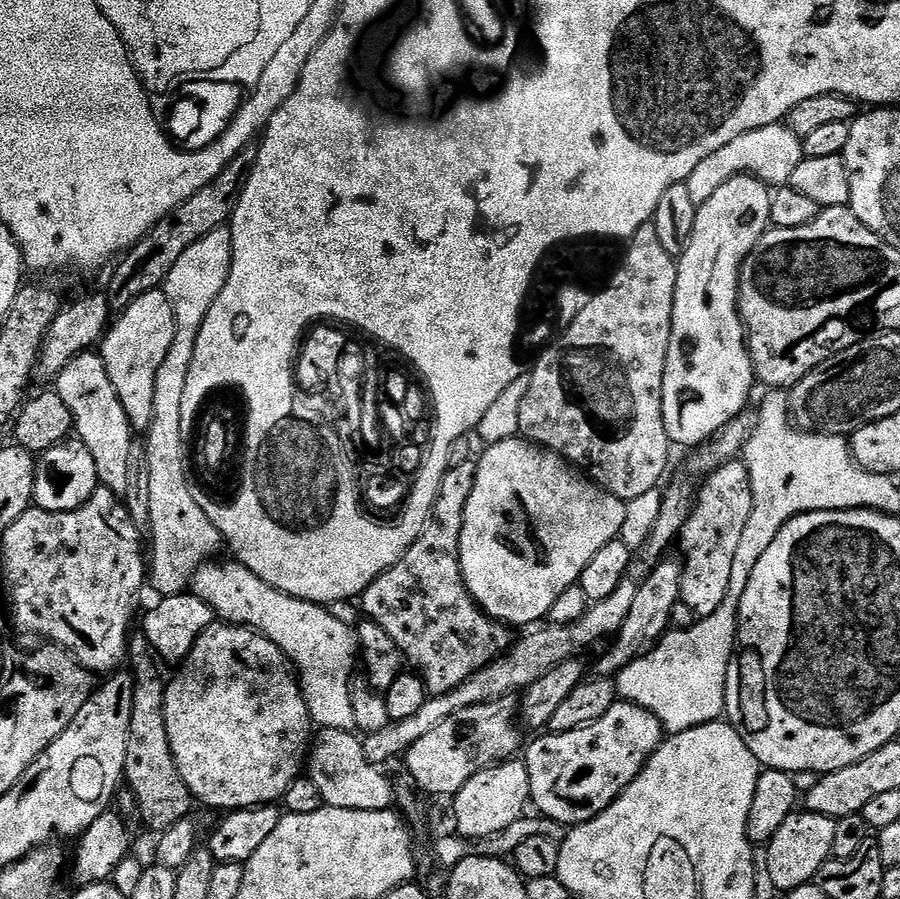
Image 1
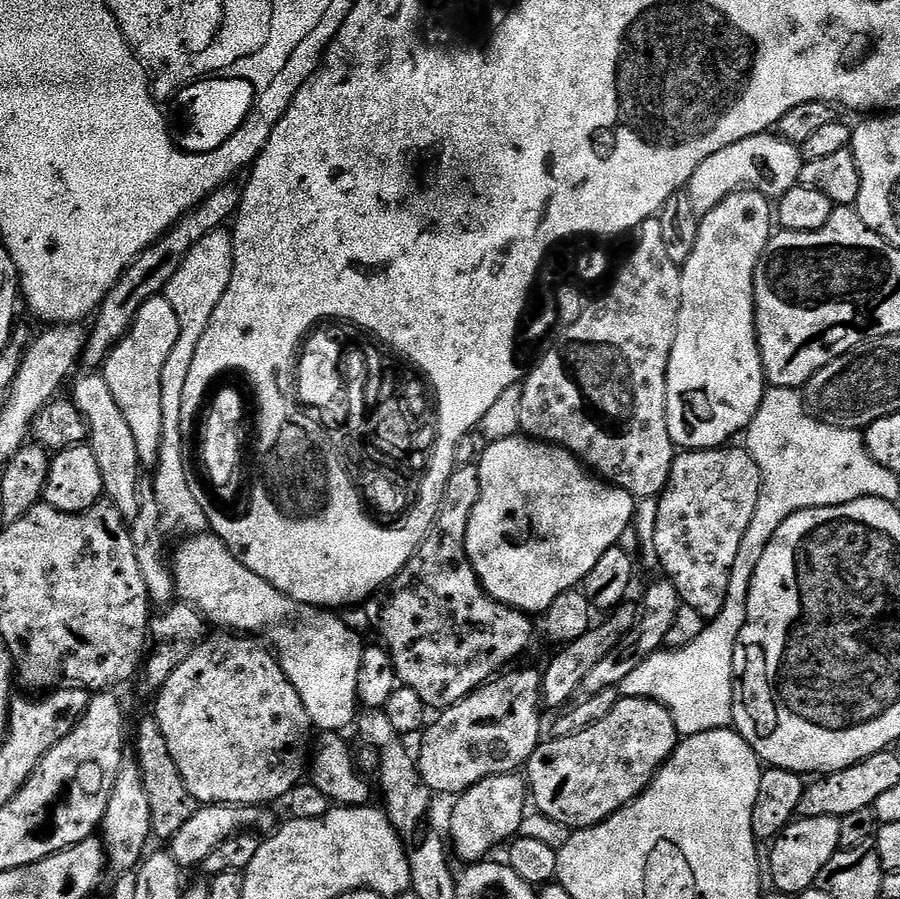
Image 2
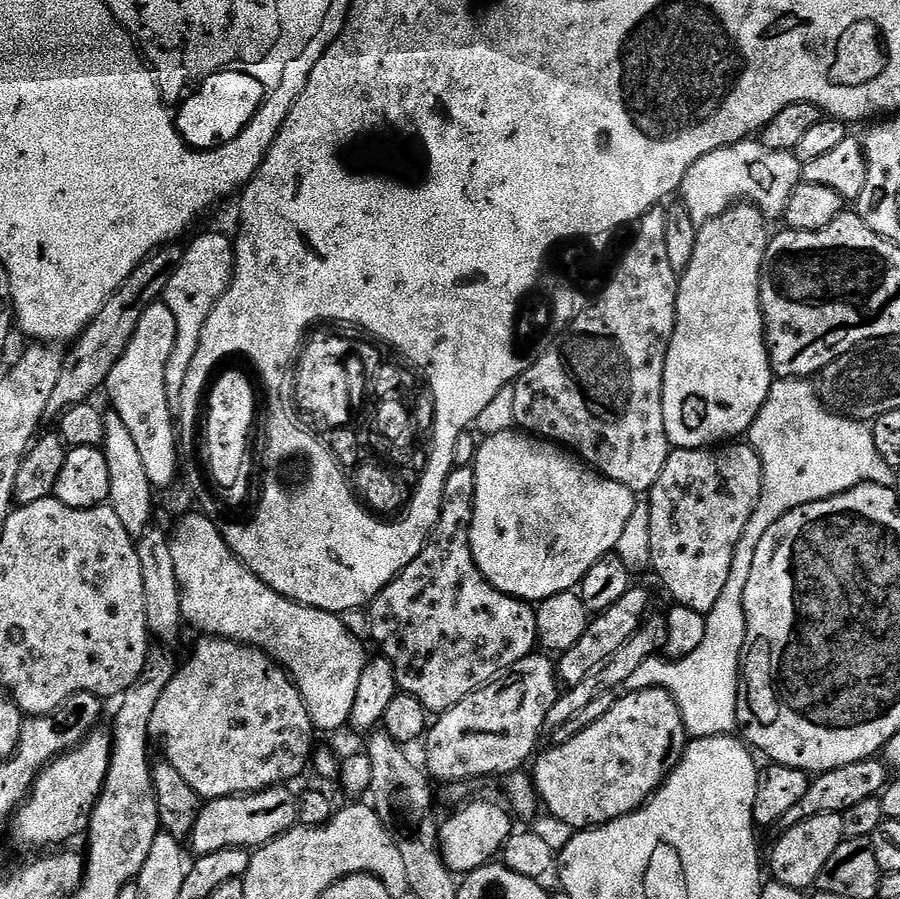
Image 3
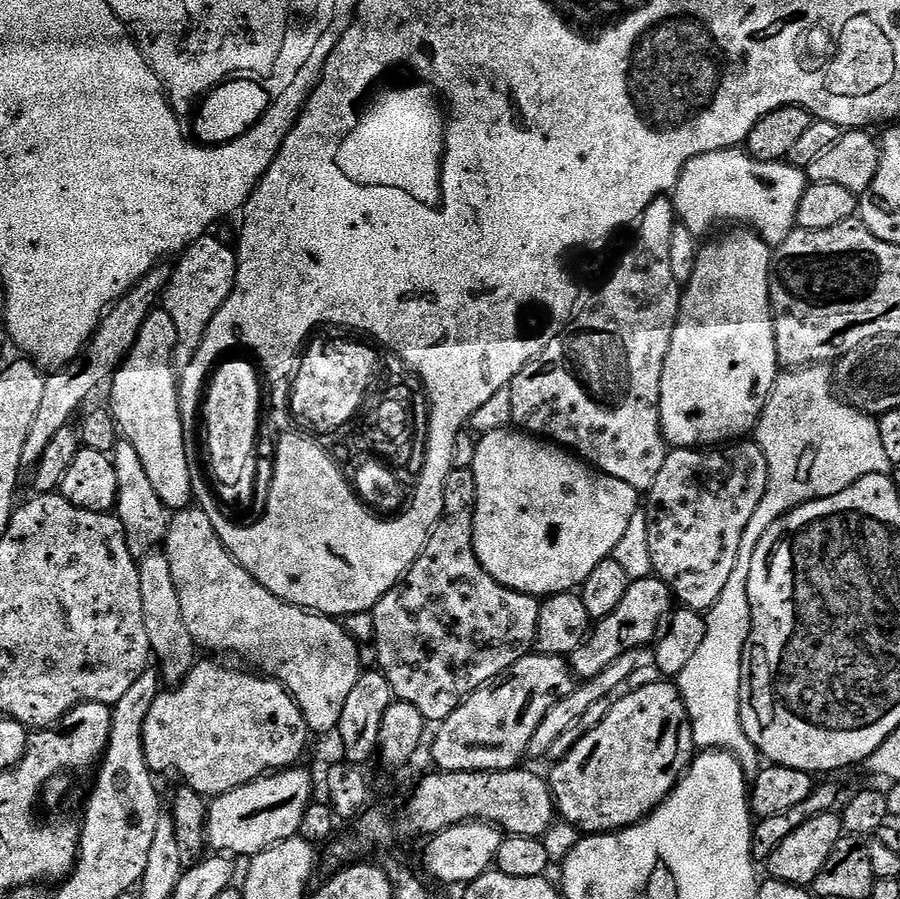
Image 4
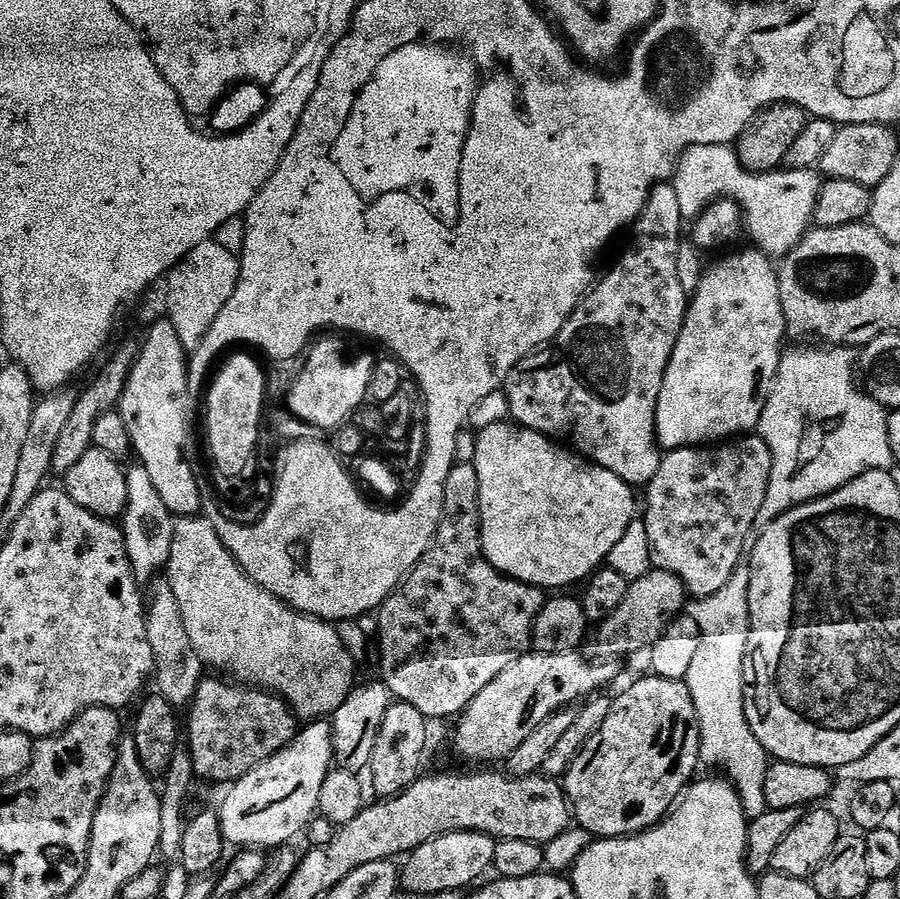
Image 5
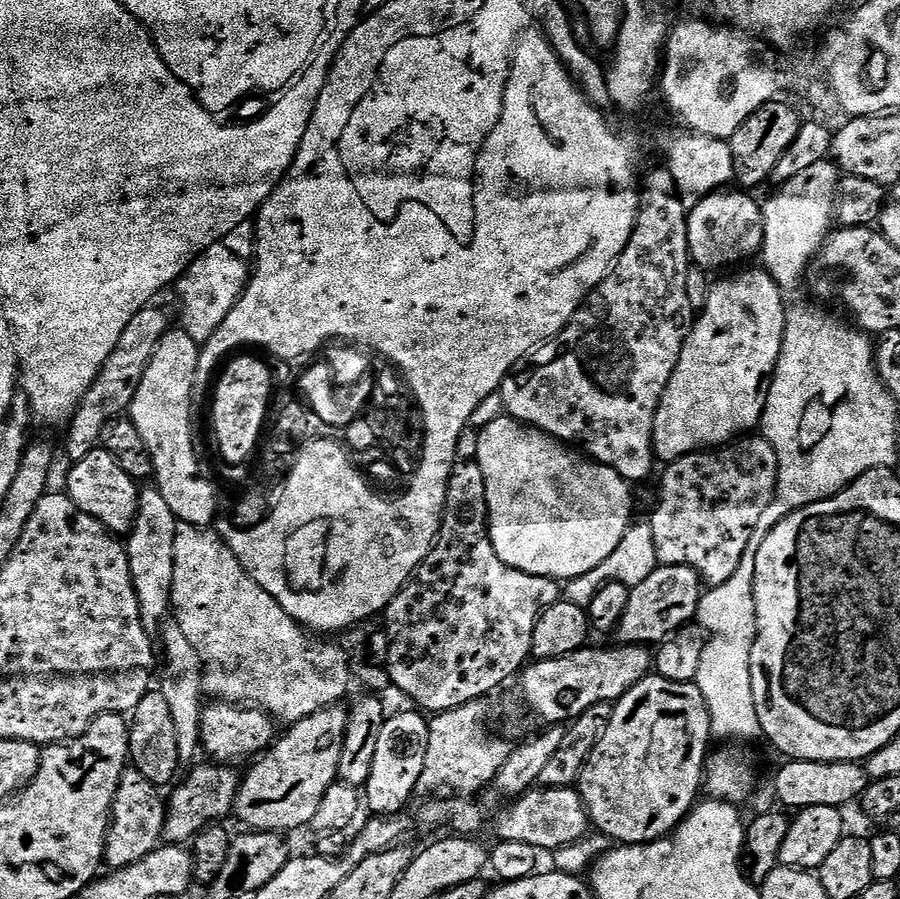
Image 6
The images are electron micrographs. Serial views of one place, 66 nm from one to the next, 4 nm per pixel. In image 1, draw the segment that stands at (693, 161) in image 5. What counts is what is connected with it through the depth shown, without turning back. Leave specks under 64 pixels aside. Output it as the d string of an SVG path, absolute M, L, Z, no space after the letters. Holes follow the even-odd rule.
M783 123L750 130L734 138L734 142L722 146L722 150L714 150L710 158L702 158L702 162L698 162L694 174L690 174L686 181L691 201L698 206L704 204L706 198L710 198L710 194L714 194L718 186L722 186L722 182L741 174L756 176L769 186L787 185L791 181L794 169L798 167L798 162L804 157L801 137L795 136Z

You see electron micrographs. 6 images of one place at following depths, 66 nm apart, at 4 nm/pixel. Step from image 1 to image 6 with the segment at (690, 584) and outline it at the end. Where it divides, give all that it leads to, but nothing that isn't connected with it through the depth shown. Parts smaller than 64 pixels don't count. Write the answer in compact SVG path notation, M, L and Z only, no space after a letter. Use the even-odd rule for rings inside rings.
M748 434L723 446L686 454L665 468L668 469L660 476L656 509L650 517L657 561L661 565L691 568L708 586L726 582L734 570L738 570L746 542L754 533L755 524L762 520L776 490L776 455L770 442L759 435Z

